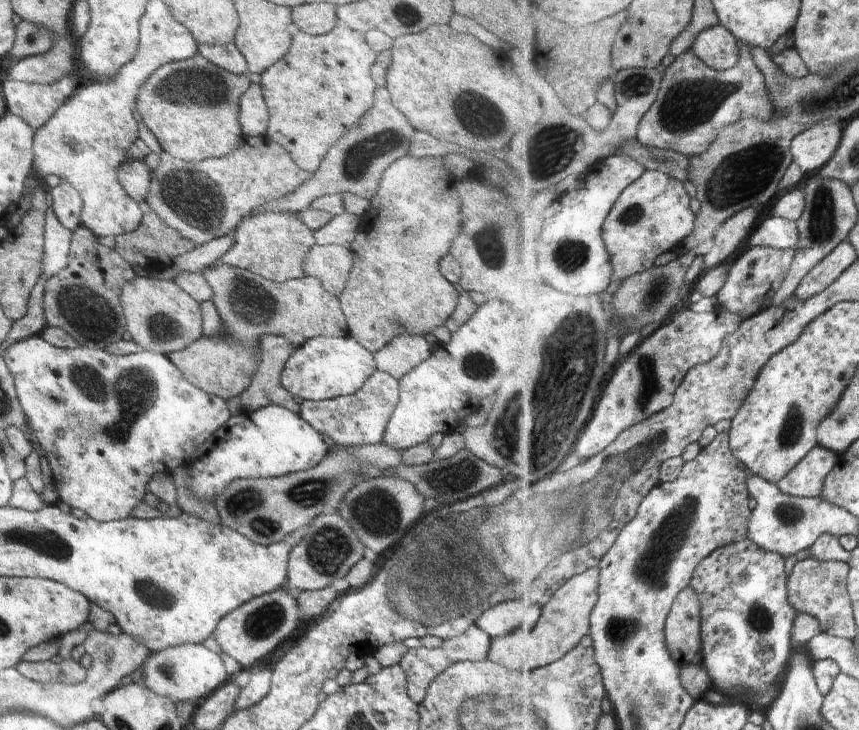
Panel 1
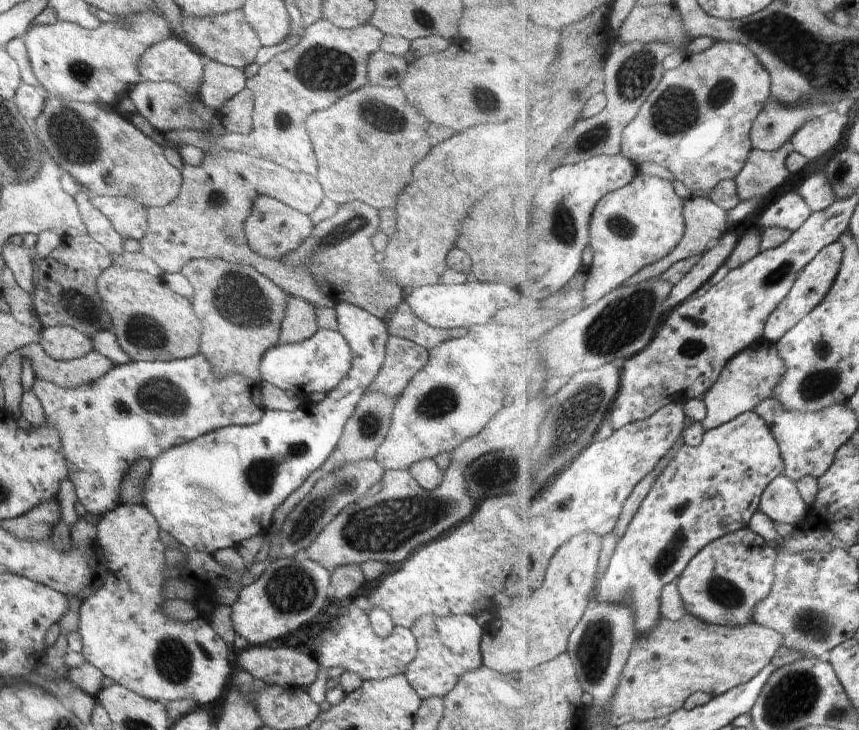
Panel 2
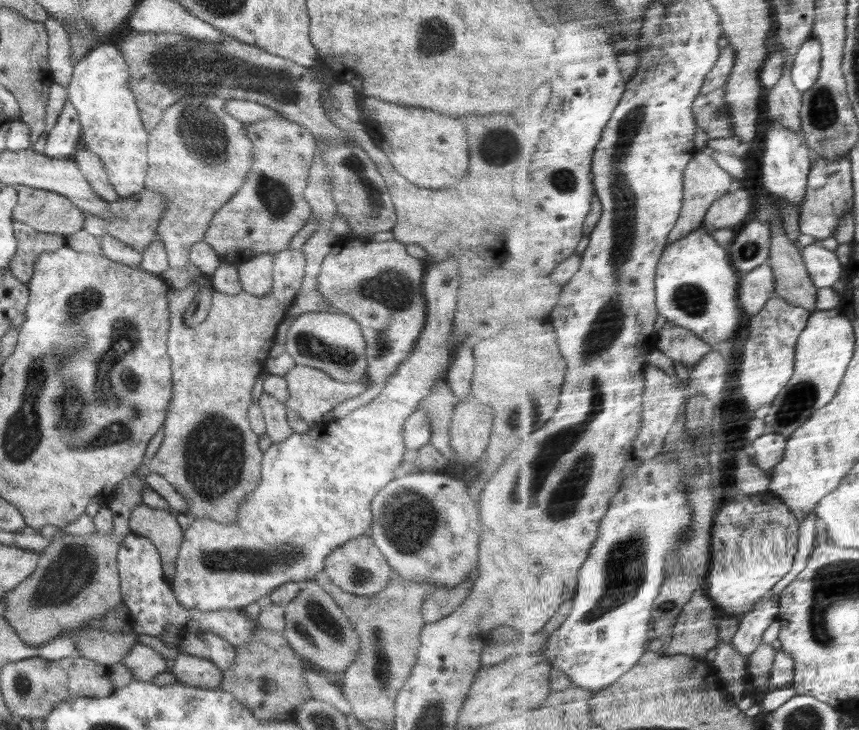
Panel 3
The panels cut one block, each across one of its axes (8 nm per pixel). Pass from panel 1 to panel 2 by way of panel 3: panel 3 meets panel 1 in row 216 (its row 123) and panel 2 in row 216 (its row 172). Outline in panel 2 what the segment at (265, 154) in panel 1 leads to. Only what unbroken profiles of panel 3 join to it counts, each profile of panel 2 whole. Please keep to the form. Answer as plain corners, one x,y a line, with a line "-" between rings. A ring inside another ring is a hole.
241,151
206,152
204,154
204,162
201,166
198,168
186,166
181,170
183,181
176,200
165,207
147,208
148,226
146,234
140,240
141,252
155,262
164,273
179,273
186,262
194,259
221,258
231,263
248,265
289,295
304,299
316,307
334,308
337,303
335,297
327,290
323,291
316,284
315,277
308,267
296,267
284,264
282,261
261,257
249,247
244,232
244,223
252,210
254,199
260,195
279,200
305,215
314,212
324,198
316,176
290,172
275,162
267,161
262,157
253,157

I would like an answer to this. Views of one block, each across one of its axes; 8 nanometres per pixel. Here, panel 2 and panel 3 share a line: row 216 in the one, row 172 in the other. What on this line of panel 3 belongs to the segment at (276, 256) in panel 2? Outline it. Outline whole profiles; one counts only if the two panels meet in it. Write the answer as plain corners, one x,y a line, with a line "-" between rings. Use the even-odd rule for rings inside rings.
284,117
260,119
258,122
247,123
245,127
250,142
254,145
252,166
238,192
212,217
203,238
224,261
236,265
261,254
273,256
274,253
288,248
290,239
306,224
312,209
304,194
317,147
310,130

